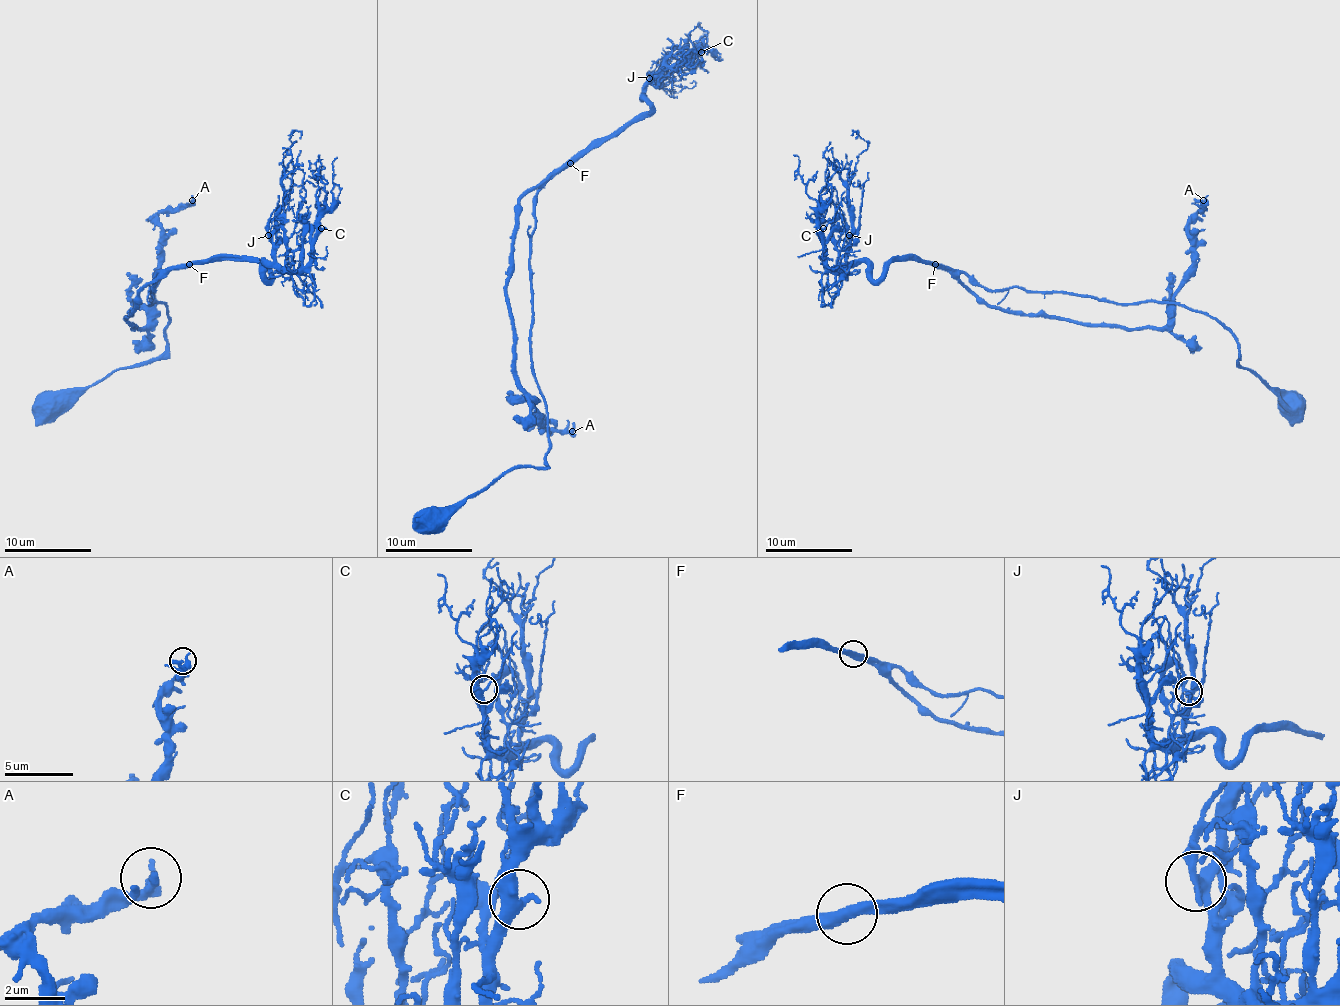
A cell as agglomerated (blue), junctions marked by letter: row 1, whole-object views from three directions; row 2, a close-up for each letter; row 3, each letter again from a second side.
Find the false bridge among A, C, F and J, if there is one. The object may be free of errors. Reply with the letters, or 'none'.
none

